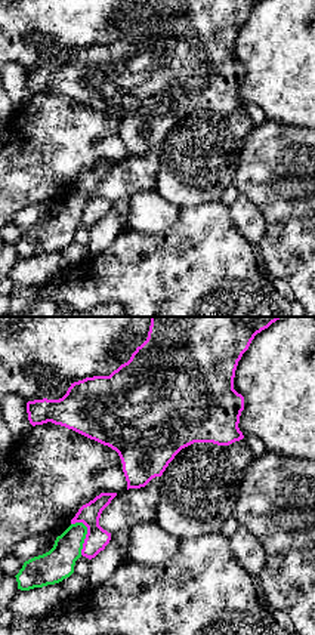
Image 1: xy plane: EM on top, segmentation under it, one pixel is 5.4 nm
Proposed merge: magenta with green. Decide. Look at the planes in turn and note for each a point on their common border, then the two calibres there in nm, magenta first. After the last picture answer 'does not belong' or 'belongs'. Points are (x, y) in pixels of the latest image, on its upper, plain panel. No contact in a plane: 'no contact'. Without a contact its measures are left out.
(86, 205) | 120/180 nm

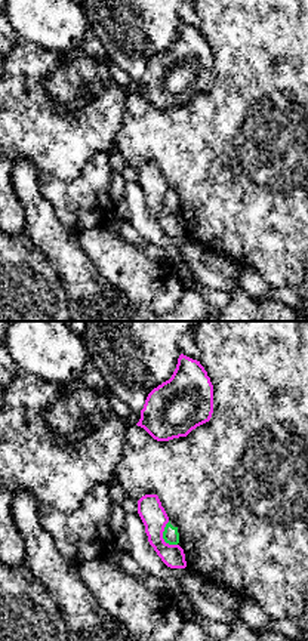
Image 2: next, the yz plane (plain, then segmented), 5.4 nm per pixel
(162, 206) | 140/90 nm

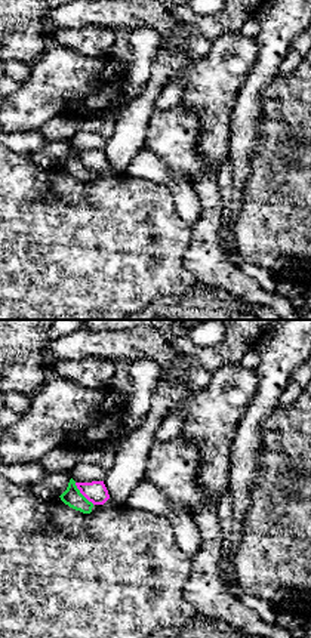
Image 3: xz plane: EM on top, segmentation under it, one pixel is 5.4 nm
(83, 163) | 120/100 nm

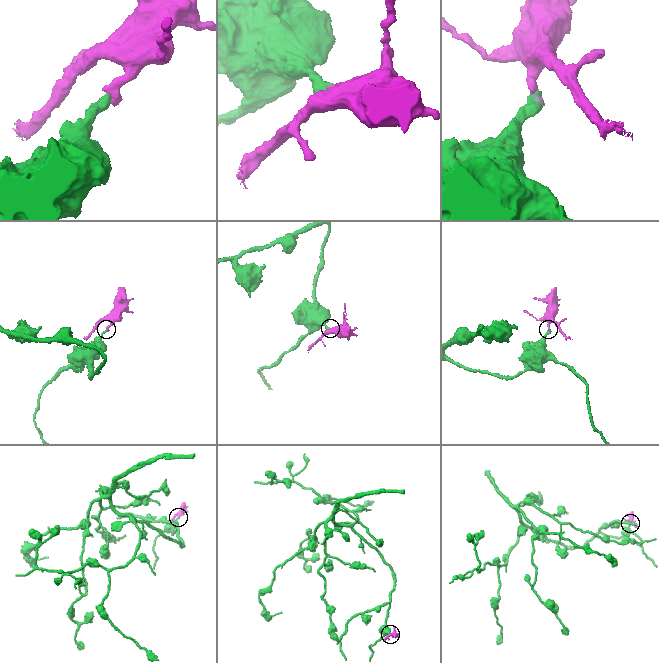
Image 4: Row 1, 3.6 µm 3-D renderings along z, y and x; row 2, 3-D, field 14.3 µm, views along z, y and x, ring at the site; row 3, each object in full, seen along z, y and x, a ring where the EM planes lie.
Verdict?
does not belong

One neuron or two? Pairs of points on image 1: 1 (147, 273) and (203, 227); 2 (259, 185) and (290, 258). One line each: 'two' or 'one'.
1: one
2: one

